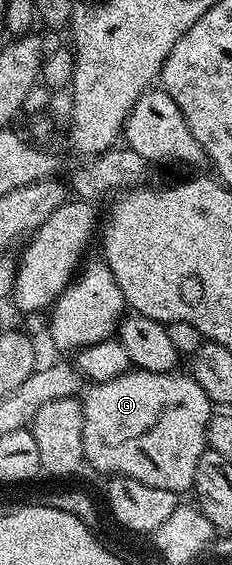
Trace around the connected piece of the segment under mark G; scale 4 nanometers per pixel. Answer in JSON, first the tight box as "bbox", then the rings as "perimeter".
{"bbox":[82,370,213,494],"perimeter":[[[132,370],[113,378],[109,382],[91,384],[82,393],[83,417],[85,418],[85,430],[83,431],[83,458],[88,465],[92,464],[99,472],[107,472],[108,477],[128,476],[137,482],[145,482],[145,486],[157,486],[157,490],[169,490],[176,494],[183,494],[183,491],[194,489],[195,475],[197,474],[197,462],[209,448],[209,429],[213,415],[213,405],[210,398],[197,386],[197,382],[190,374],[182,371],[173,372],[144,372],[142,370]]]}

